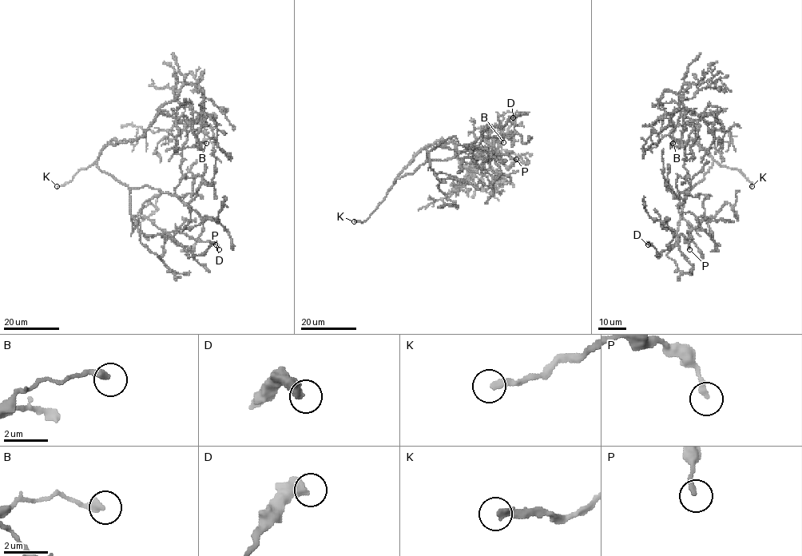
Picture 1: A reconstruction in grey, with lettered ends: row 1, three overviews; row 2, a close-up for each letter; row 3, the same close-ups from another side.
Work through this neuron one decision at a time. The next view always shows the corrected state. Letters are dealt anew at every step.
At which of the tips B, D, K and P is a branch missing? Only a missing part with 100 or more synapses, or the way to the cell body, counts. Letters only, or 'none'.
K

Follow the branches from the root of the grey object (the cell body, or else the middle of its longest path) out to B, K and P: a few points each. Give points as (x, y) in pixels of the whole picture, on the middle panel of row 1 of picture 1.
B: (395, 181), (417, 154), (436, 140), (451, 140), (457, 158), (471, 170), (496, 151), (492, 141), (503, 142)
K: (395, 181), (367, 218), (354, 221)
P: (395, 181), (412, 173), (436, 146), (455, 149), (459, 158), (475, 160), (490, 160), (498, 154), (516, 159)

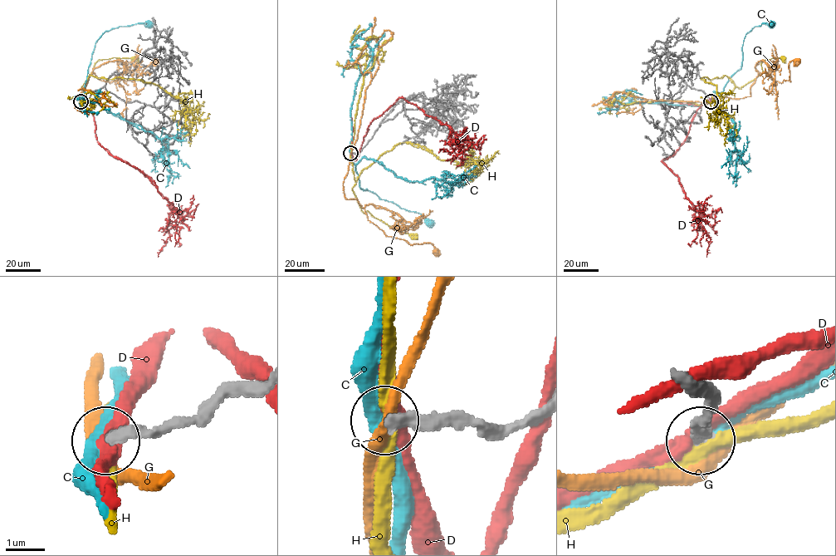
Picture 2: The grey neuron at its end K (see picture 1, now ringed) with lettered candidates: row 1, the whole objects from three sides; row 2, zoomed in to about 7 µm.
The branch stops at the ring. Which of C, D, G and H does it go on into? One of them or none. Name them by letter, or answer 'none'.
none

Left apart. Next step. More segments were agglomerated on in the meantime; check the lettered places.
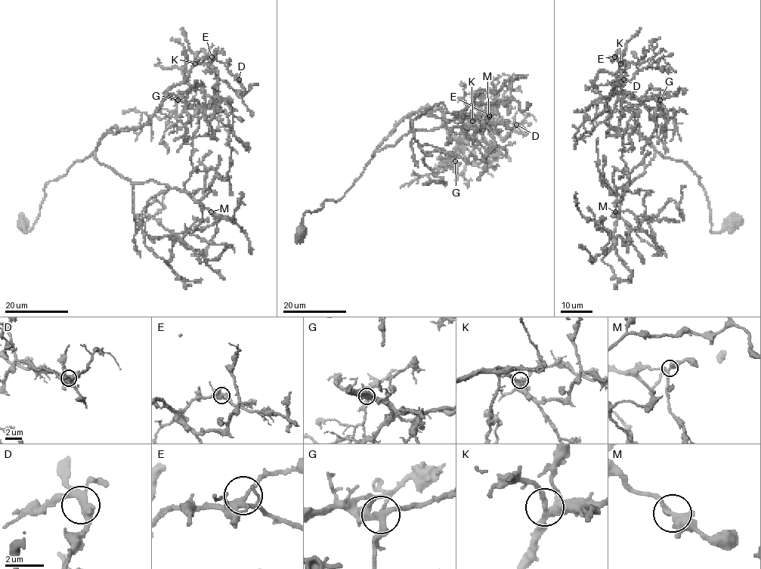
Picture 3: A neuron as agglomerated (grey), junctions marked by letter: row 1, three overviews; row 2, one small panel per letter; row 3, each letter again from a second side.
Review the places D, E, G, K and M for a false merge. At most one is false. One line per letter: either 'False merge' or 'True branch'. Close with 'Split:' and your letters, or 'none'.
D: True branch
E: True branch
G: True branch
K: True branch
M: True branch
Split: none

